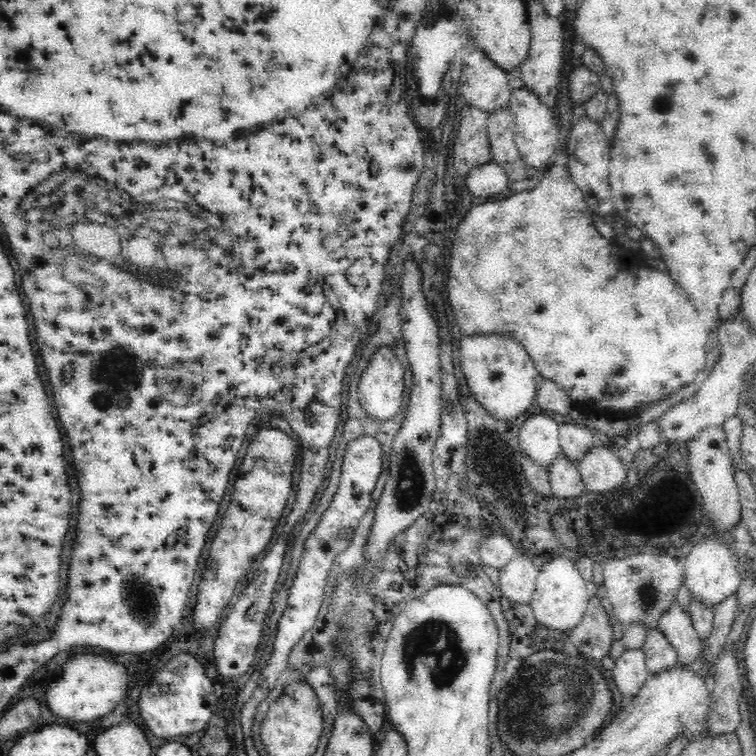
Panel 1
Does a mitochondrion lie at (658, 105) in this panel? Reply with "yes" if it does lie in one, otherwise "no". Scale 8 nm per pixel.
yes

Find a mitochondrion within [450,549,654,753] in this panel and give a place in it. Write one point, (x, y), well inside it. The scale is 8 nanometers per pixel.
(558, 696)

